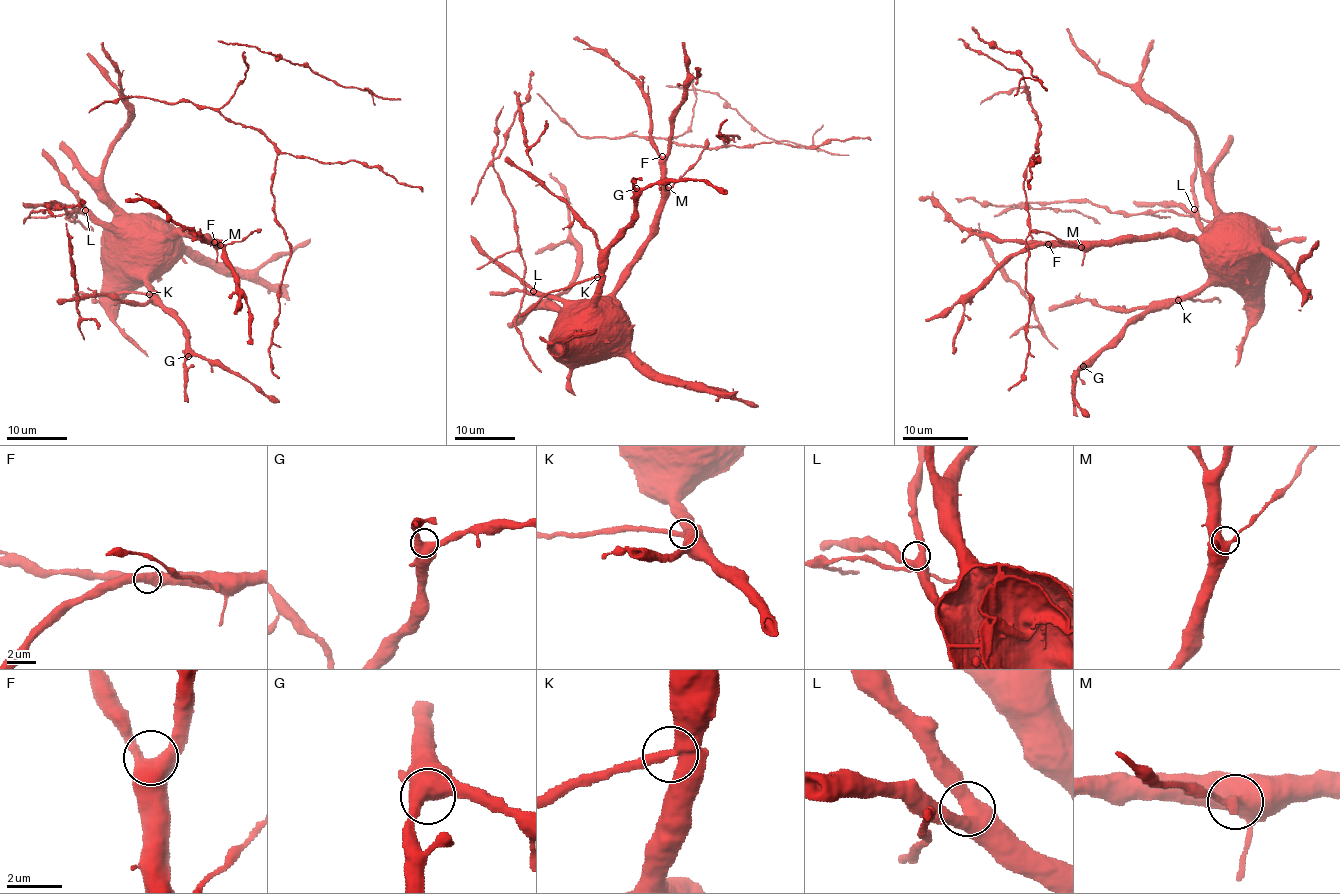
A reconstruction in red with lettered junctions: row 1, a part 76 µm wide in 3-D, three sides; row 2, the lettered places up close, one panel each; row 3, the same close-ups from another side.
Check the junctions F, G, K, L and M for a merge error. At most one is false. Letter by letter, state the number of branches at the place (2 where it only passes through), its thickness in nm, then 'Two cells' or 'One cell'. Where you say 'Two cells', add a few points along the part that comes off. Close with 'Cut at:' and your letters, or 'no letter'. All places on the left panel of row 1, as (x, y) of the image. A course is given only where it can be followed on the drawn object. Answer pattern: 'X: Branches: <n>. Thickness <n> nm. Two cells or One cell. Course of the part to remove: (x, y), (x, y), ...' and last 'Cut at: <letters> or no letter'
F: Branches: 3. Thickness 500 nm. One cell
G: Branches: 3. Thickness 480 nm. One cell
K: Branches: 3. Thickness 400 nm. Two cells. Course of the part to remove: (149, 294), (71, 295)
L: Branches: 3. Thickness 480 nm. One cell
M: Branches: 3. Thickness 440 nm. One cell
Cut at: K

